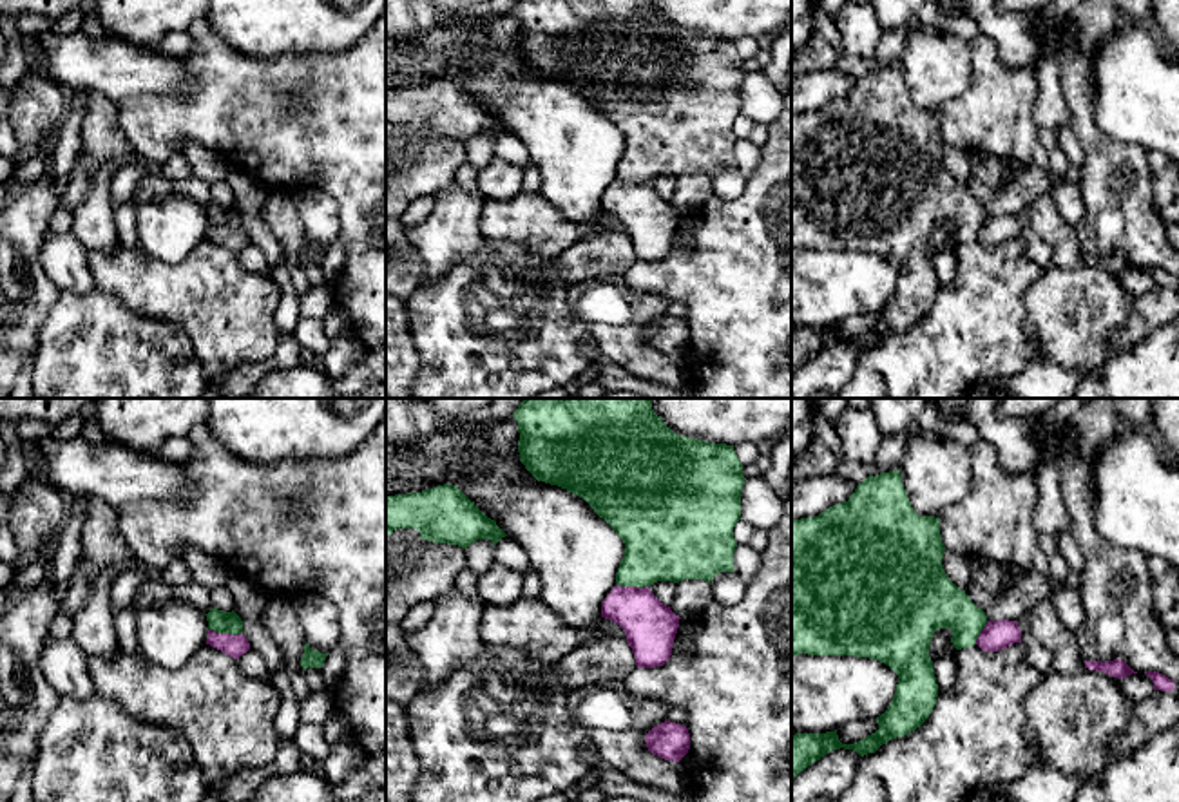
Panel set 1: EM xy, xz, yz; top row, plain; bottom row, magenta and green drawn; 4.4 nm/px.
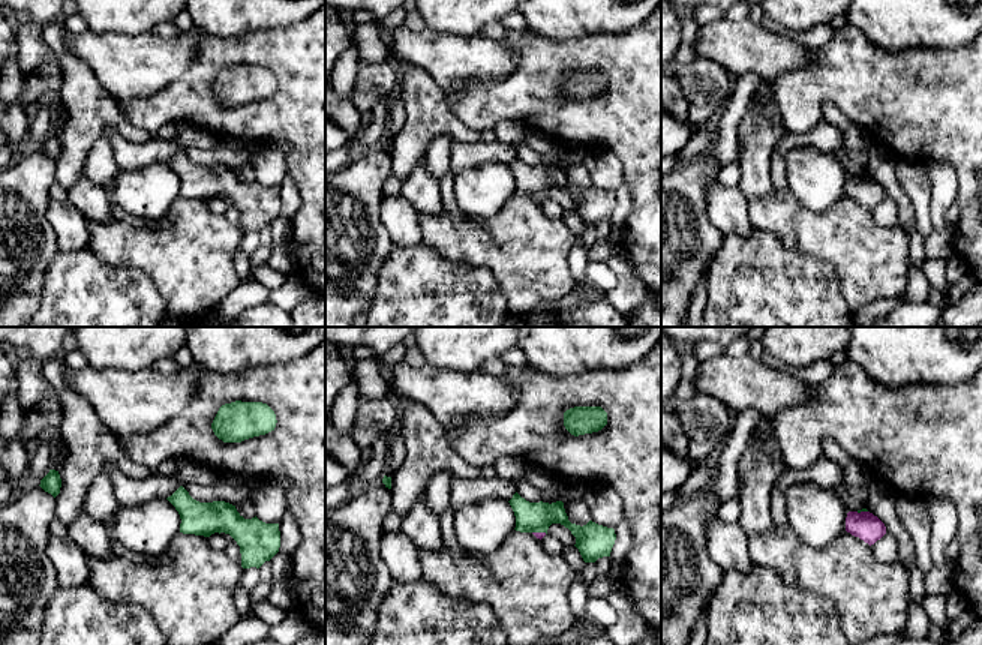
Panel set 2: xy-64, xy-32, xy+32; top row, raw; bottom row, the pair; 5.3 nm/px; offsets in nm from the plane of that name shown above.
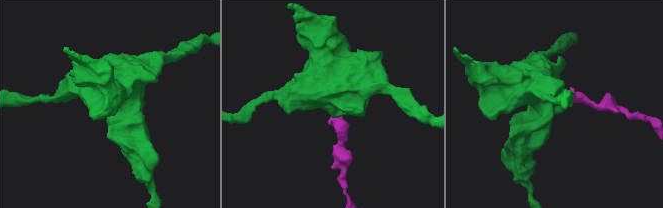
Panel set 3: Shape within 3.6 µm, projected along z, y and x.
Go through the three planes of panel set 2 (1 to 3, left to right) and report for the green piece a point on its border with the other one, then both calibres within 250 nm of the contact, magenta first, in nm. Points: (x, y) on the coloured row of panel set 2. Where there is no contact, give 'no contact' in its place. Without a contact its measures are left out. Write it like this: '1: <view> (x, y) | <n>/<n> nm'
1: no contact
2: xy-32 (540, 533) | 40/160 nm
3: xy+32 (861, 512) | 150/20 nm

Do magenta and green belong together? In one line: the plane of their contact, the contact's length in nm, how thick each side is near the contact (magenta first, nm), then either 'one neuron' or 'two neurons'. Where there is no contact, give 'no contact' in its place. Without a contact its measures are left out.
contact in xy; length 150 nm; calibres 100 and 100 nm; two neurons

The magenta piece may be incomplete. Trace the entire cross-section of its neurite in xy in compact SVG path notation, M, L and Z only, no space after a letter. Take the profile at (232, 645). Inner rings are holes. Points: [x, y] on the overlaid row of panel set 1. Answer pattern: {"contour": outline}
{"contour": "M208 630L206 644L221 650L223 654L234 659L239 659L243 654L250 650L250 643L243 634L232 635Z"}

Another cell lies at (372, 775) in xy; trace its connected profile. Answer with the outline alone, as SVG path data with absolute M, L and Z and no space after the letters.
M386 749L368 753L364 764L339 784L330 784L335 802L355 802L371 789L386 791Z

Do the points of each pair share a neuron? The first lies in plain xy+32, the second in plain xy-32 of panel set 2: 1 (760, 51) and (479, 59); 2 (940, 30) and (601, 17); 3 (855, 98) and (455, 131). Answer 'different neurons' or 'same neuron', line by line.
1: same neuron
2: same neuron
3: different neurons

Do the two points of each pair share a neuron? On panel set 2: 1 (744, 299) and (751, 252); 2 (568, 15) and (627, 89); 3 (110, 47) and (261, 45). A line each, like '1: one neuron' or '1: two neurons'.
1: one neuron
2: two neurons
3: two neurons

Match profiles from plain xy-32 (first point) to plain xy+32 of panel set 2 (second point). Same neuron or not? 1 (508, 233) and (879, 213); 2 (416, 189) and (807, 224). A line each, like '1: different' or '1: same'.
1: different
2: different

